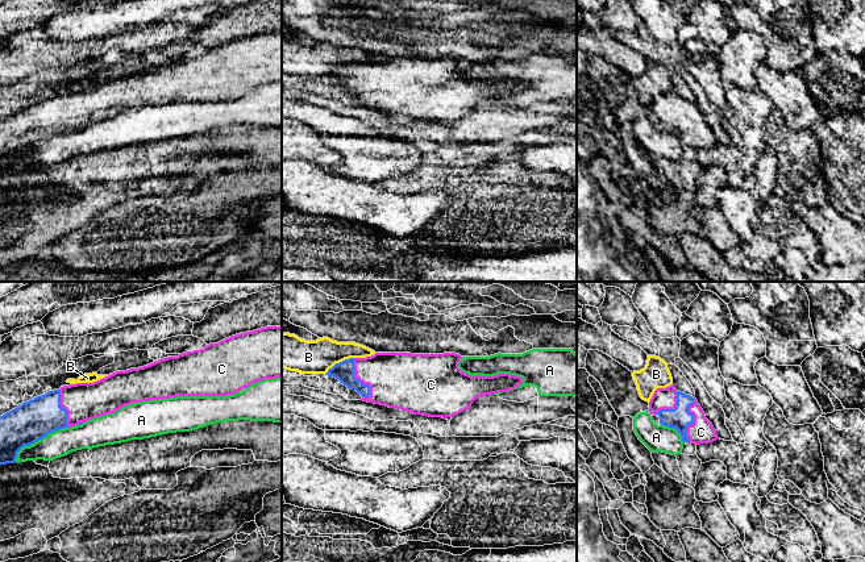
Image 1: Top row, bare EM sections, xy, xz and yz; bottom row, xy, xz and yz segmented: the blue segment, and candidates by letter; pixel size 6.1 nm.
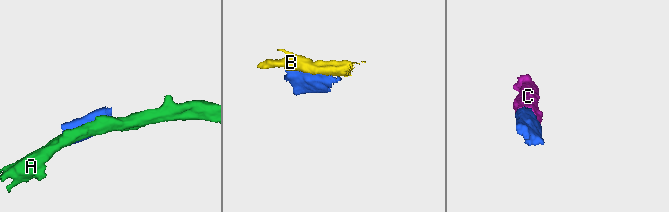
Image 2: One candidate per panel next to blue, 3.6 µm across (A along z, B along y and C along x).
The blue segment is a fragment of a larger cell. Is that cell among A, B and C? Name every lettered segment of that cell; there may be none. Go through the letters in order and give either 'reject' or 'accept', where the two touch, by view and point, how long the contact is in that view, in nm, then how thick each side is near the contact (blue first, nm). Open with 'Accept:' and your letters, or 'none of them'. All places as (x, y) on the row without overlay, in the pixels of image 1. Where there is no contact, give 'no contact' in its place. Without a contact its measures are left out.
Accept: C
A: reject; contact xy (37, 145); length 380 nm; calibres 240 and 160 nm
B: reject; contact xz (340, 67); length 200 nm; calibres 120 and 200 nm
C: accept; contact xz (357, 84); length 260 nm; calibres 120 and 340 nm

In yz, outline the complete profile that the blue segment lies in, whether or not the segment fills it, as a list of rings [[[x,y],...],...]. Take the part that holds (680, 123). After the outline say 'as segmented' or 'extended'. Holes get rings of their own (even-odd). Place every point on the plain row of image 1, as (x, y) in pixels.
[[[673,89],[654,96],[649,115],[660,122],[661,130],[677,134],[683,147],[699,150],[718,145],[695,101],[677,96]]] | extended

